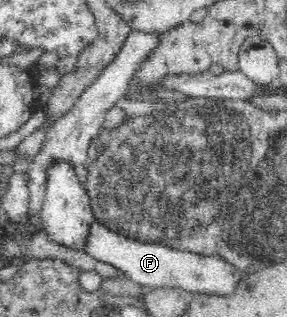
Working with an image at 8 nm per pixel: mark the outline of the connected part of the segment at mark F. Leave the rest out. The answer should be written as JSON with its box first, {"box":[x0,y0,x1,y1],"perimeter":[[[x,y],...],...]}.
{"box":[83,218,240,294],"perimeter":[[[97,218],[90,222],[83,250],[95,260],[122,270],[136,284],[150,288],[178,286],[195,294],[232,294],[240,280],[237,267],[221,258],[212,258],[192,251],[175,251],[173,247],[162,246],[161,243],[138,242],[138,239],[116,234],[98,222]]]}

